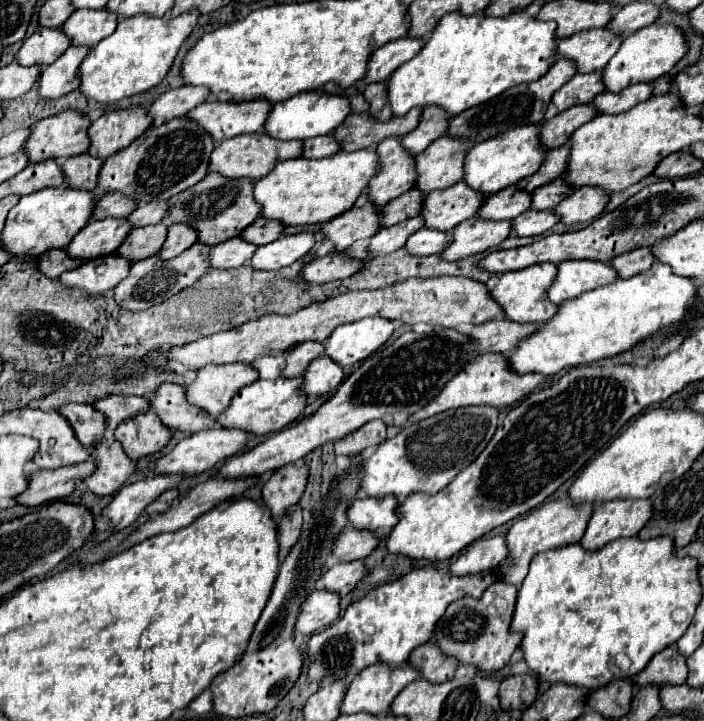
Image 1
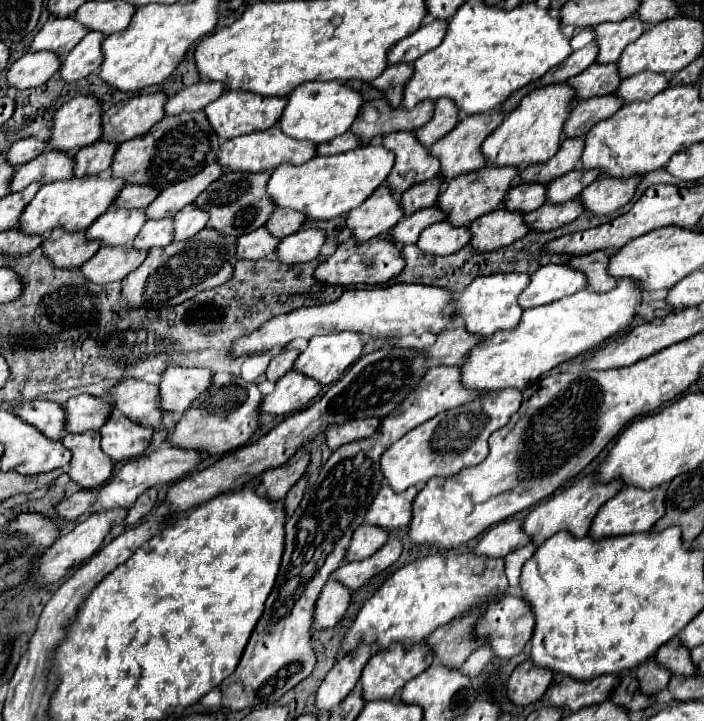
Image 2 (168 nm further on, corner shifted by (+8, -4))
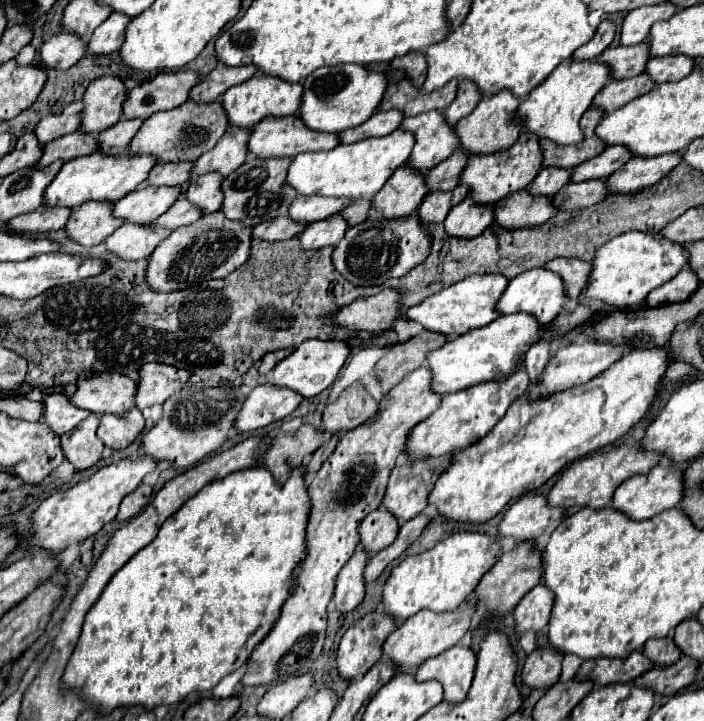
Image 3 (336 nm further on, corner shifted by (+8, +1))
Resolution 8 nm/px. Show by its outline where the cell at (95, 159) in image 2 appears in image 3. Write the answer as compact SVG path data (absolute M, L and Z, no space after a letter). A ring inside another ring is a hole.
M121 119L99 133L99 151L107 155L125 155L131 139L143 125L143 119Z

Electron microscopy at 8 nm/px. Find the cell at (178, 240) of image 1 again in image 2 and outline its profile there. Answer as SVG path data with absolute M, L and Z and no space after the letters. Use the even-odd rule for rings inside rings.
M193 204L185 206L183 210L179 210L173 216L173 226L175 226L175 234L173 234L173 242L183 242L191 236L195 236L199 230L203 230L207 224L207 214L199 212L199 208L195 208Z

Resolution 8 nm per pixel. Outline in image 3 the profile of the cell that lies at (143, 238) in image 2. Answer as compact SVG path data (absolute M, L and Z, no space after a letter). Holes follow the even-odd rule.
M179 197L169 207L169 211L163 213L163 217L159 217L157 221L153 221L153 225L165 227L165 229L177 229L181 225L195 223L199 217L203 217L201 209L195 209L195 205L191 205L191 201L187 201L185 197Z

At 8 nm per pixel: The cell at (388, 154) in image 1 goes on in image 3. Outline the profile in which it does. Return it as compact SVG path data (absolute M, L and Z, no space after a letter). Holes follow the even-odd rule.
M441 111L405 117L401 129L415 133L415 147L409 163L419 171L433 169L459 147L459 137L455 137L455 129L445 121Z

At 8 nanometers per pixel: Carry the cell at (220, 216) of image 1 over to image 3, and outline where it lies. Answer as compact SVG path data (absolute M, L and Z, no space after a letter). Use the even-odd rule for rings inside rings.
M247 157L247 161L233 171L223 181L225 201L223 201L223 213L227 219L241 221L243 225L259 225L263 221L283 217L287 215L287 209L291 201L297 197L295 189L287 185L287 169L291 165L291 159L261 159L261 157Z

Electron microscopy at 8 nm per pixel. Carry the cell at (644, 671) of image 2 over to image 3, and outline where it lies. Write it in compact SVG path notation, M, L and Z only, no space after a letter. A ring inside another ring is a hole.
M655 637L655 641L647 641L643 653L655 661L655 665L671 665L681 657L677 645L673 643L673 637Z

